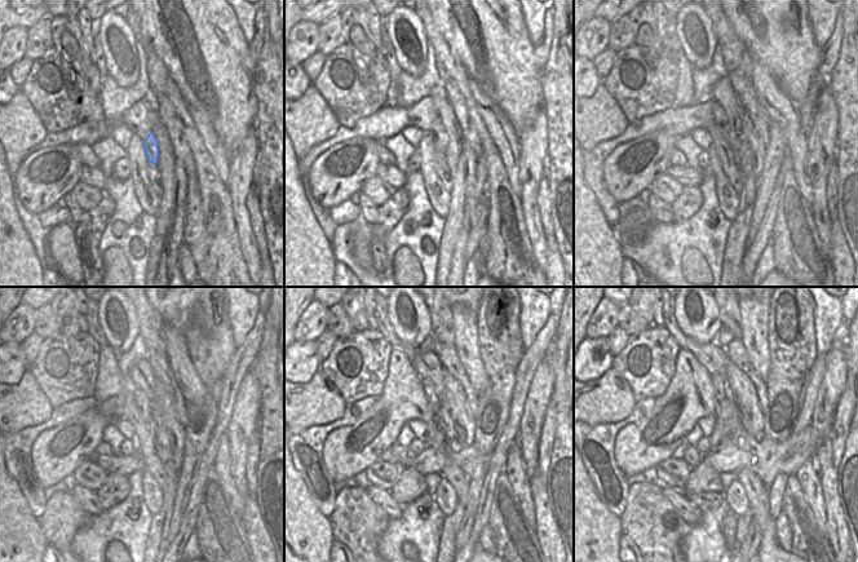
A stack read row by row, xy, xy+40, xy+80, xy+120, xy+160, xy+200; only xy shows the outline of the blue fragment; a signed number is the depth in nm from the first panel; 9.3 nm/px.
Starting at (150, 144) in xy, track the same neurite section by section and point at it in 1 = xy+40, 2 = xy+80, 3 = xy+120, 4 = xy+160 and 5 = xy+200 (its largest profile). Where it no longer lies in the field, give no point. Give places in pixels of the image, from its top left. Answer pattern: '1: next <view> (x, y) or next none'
1: next xy+40 (439, 138)
2: next xy+80 (717, 111)
3: next xy+120 (141, 401)
4: next xy+160 (432, 399)
5: next xy+200 (719, 384)

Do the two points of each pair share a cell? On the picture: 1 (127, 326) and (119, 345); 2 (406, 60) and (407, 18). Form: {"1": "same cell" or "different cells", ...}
{"1": "same cell", "2": "same cell"}

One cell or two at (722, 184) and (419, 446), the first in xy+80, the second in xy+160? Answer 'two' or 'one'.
two

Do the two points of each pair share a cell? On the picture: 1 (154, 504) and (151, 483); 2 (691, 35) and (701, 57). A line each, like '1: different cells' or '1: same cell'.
1: same cell
2: same cell

